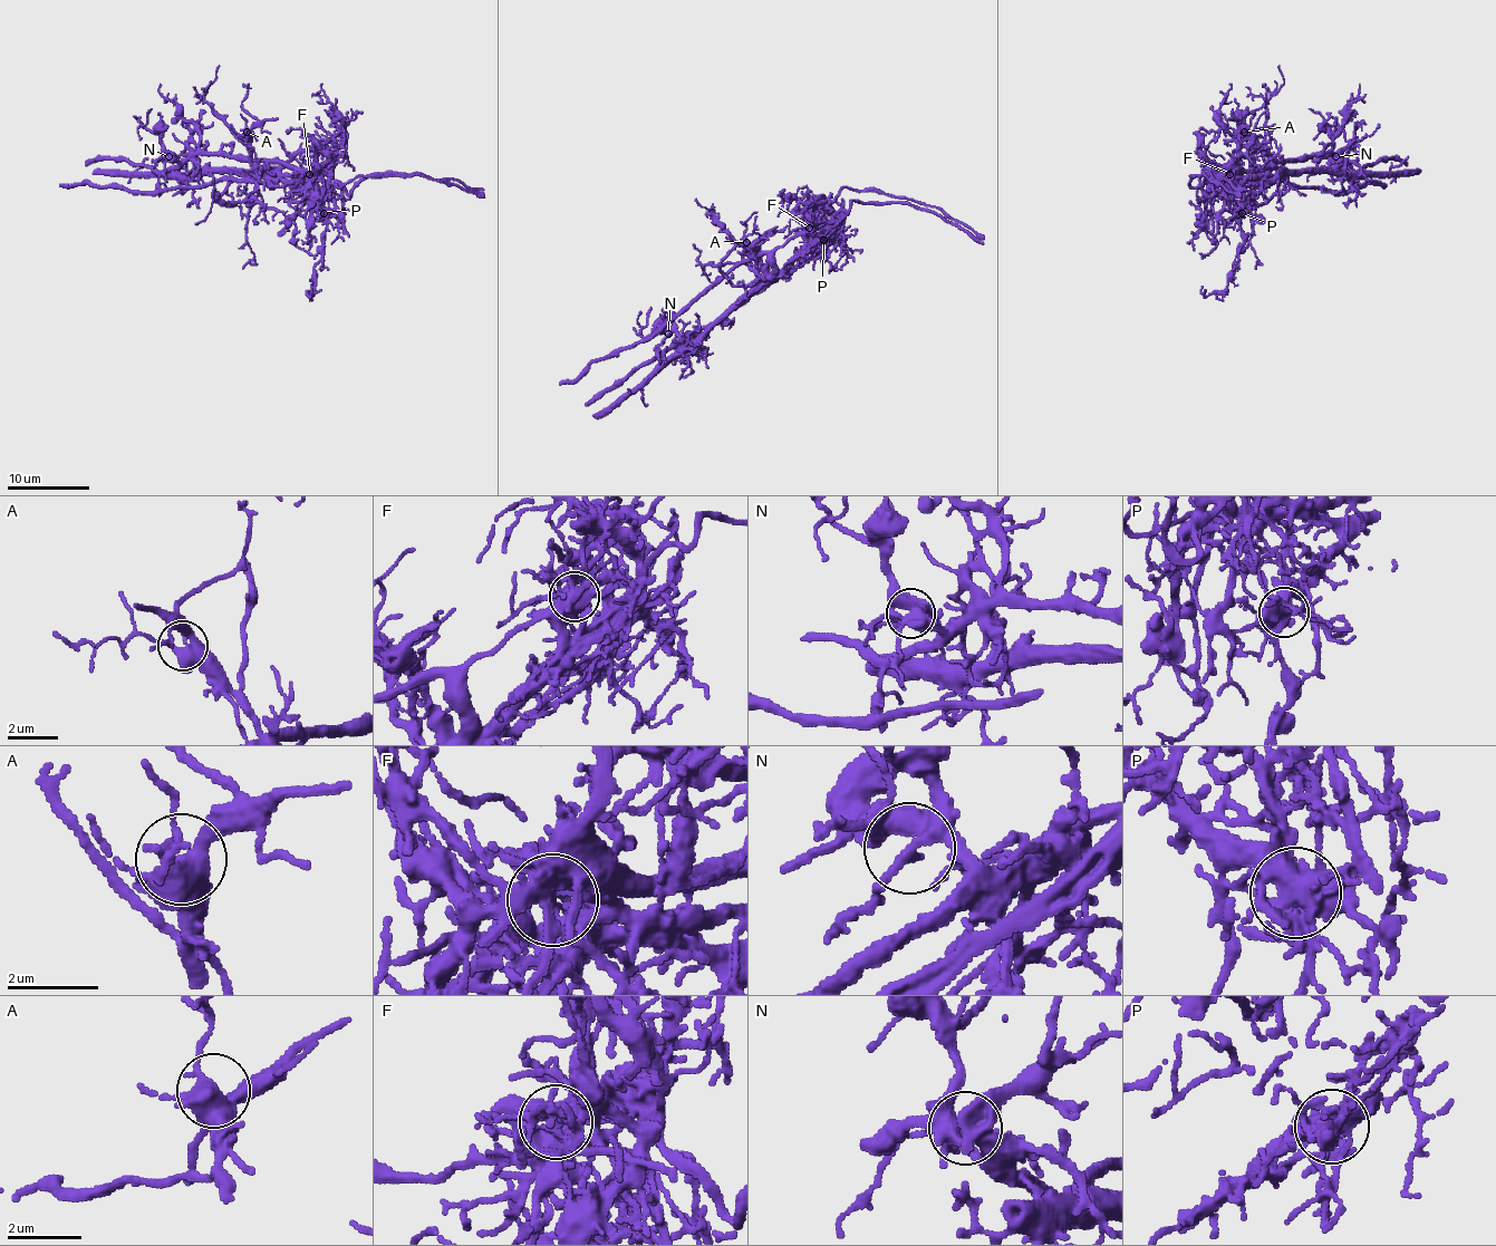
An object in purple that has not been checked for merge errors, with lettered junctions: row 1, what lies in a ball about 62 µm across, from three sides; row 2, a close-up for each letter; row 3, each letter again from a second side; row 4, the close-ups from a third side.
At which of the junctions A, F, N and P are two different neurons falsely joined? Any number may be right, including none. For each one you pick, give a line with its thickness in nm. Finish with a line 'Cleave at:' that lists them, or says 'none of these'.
F: 200 nm thick
P: 500 nm thick
Cleave at: F, P

